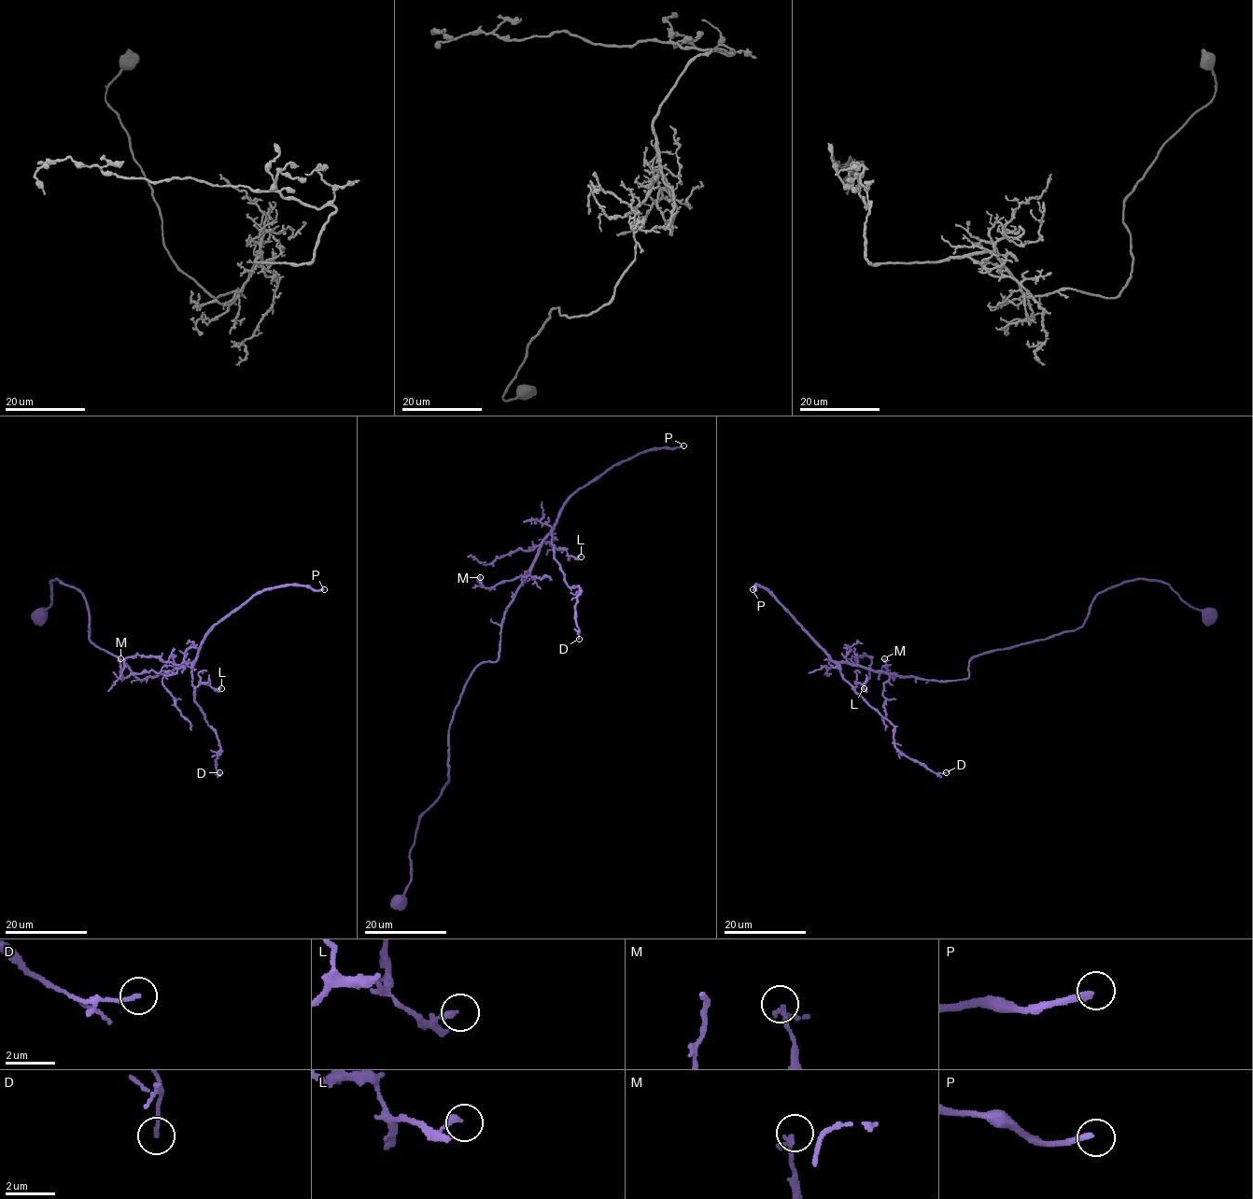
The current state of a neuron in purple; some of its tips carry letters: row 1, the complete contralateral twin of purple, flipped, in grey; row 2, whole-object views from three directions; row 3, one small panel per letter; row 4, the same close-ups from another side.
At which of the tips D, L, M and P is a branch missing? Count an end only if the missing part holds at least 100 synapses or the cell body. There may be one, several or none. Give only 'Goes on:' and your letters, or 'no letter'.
Goes on: P

